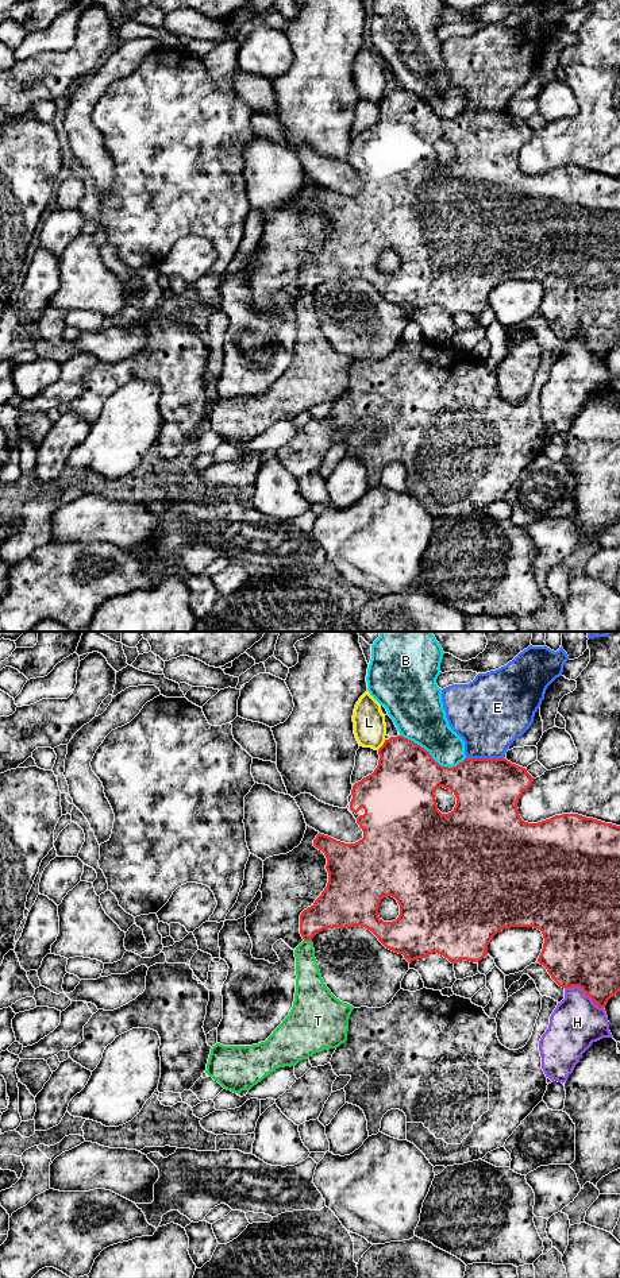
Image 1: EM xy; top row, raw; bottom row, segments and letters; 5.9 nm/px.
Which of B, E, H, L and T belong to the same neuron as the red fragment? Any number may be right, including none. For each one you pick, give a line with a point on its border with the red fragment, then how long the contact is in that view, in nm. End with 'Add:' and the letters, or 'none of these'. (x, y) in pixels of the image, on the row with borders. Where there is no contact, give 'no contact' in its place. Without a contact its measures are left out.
Add: none of these

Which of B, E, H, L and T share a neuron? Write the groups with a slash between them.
B / E / H / L / T

